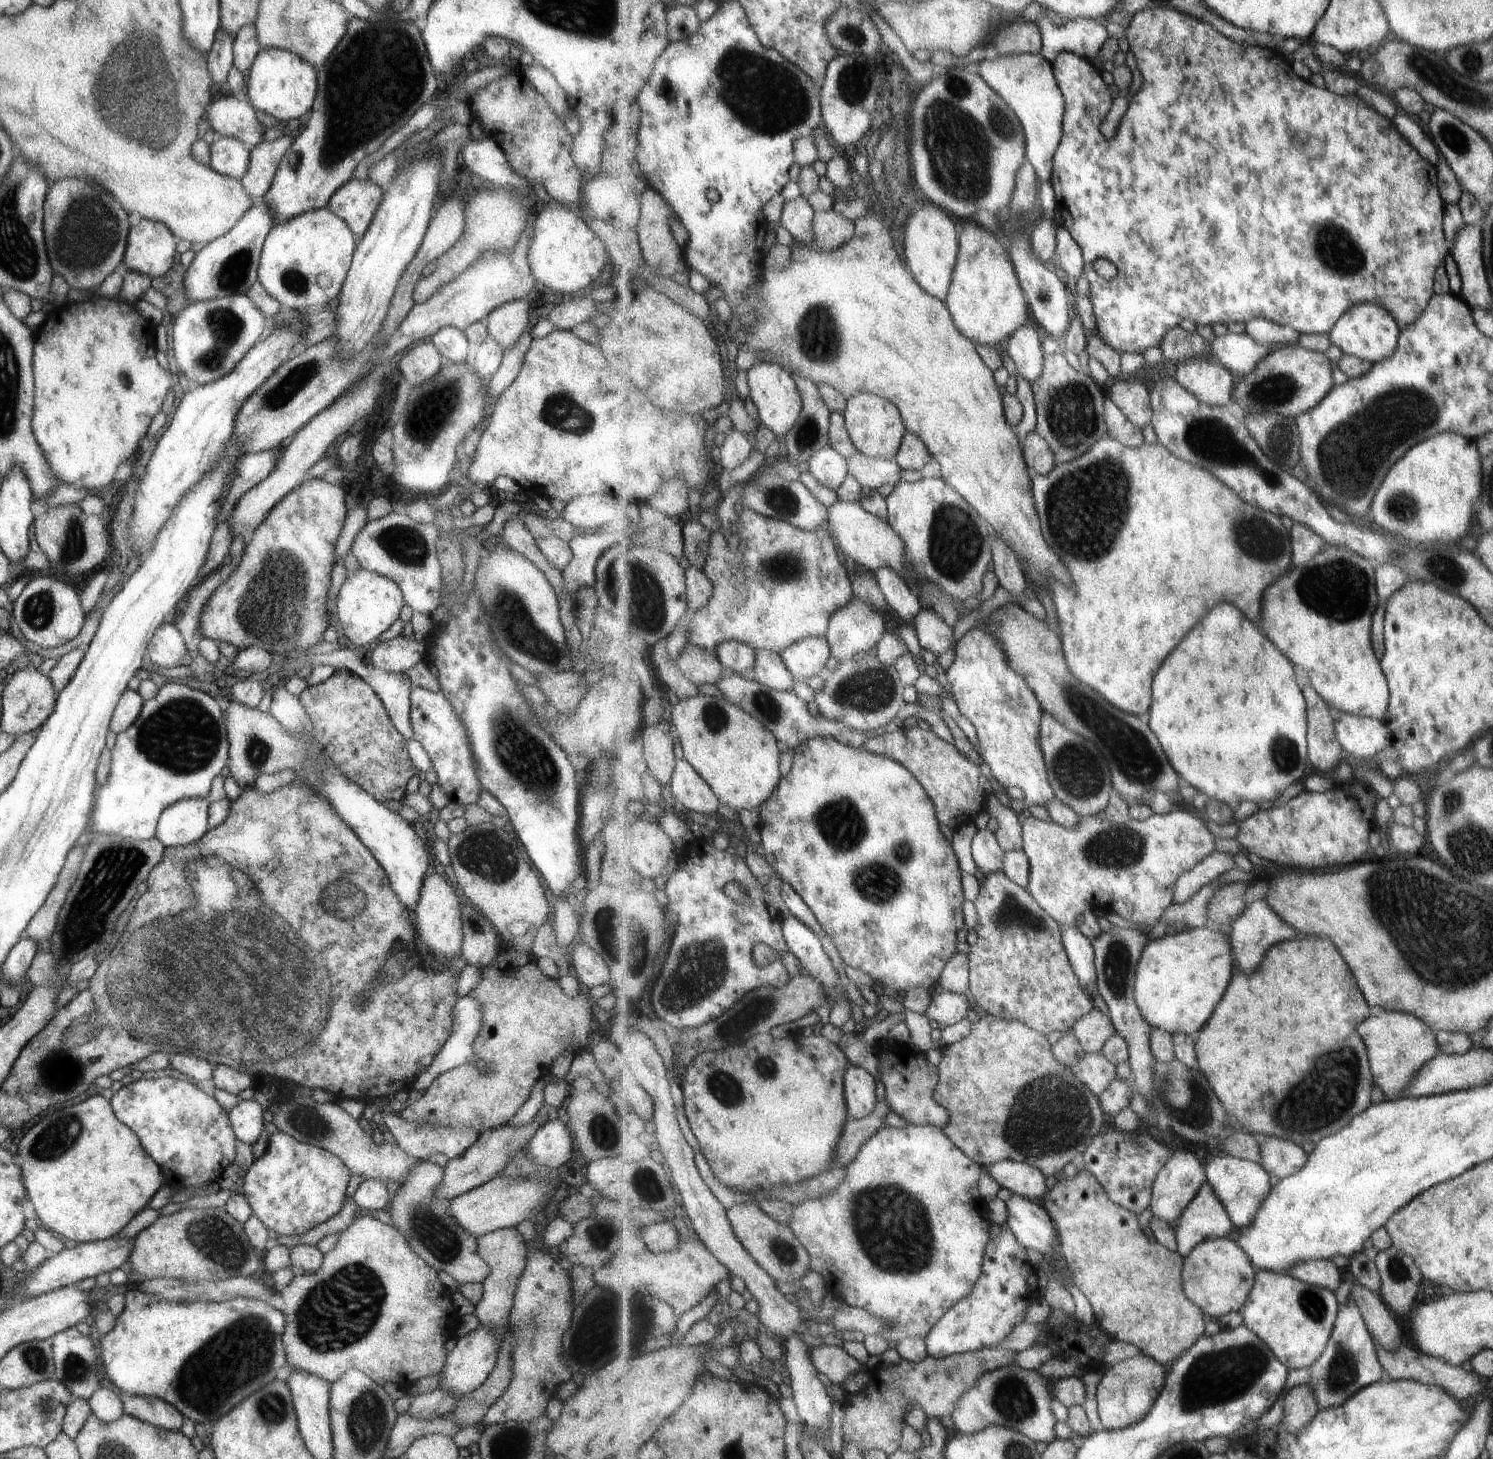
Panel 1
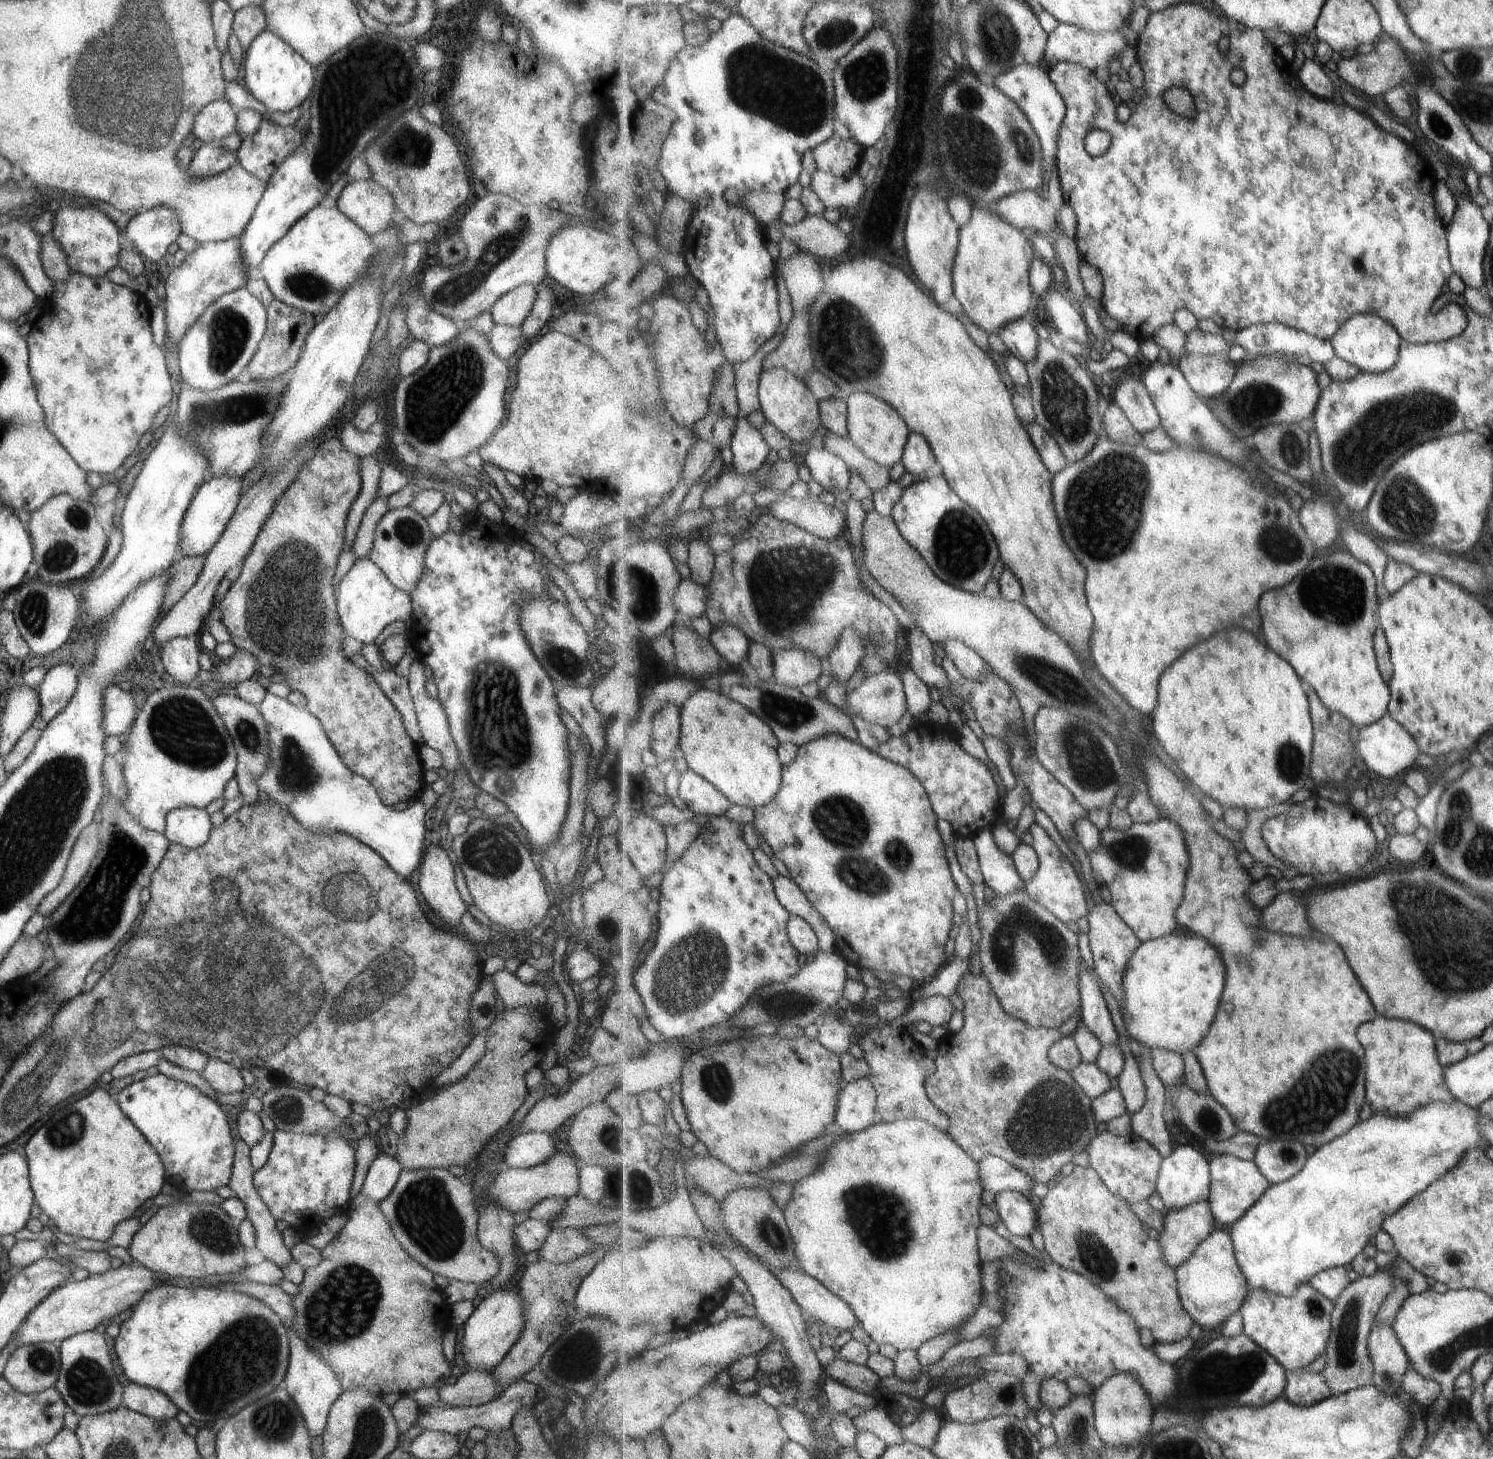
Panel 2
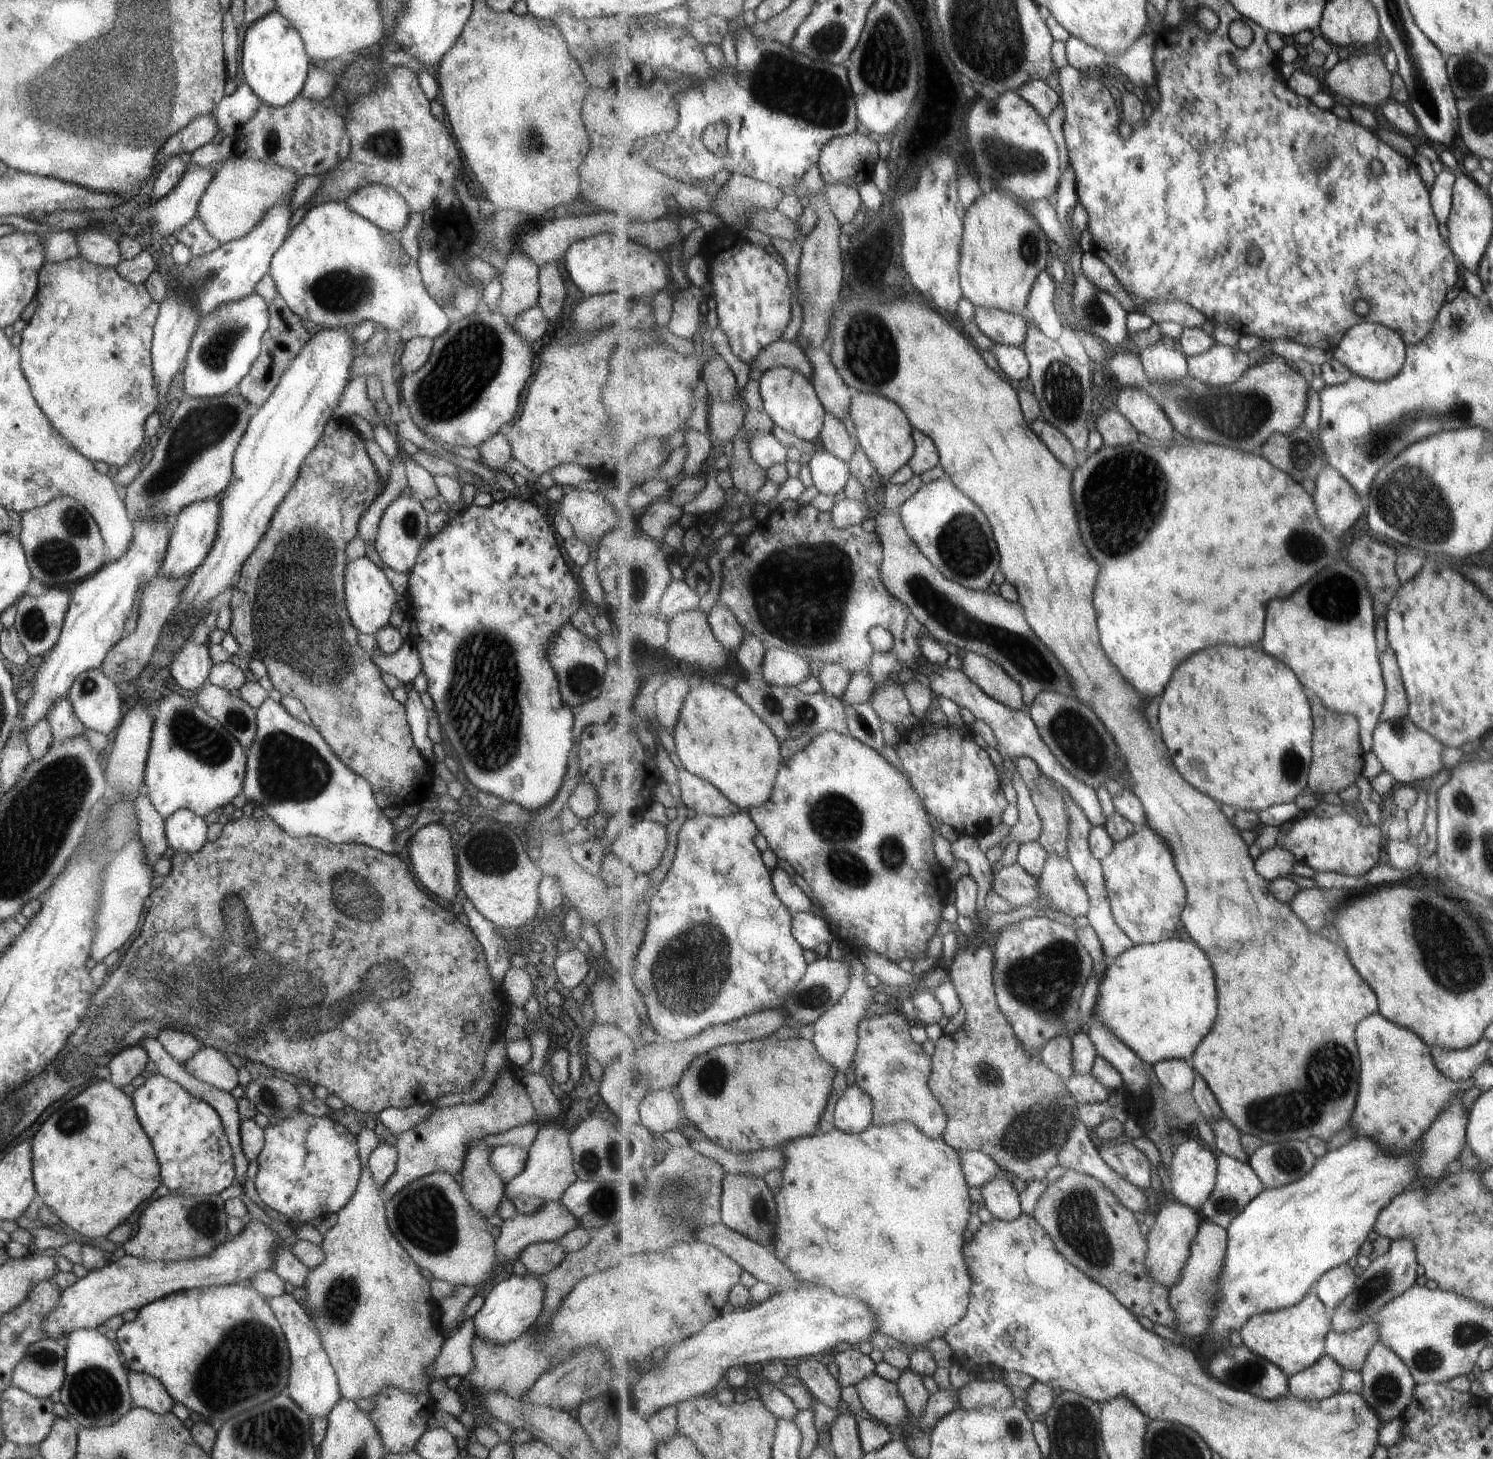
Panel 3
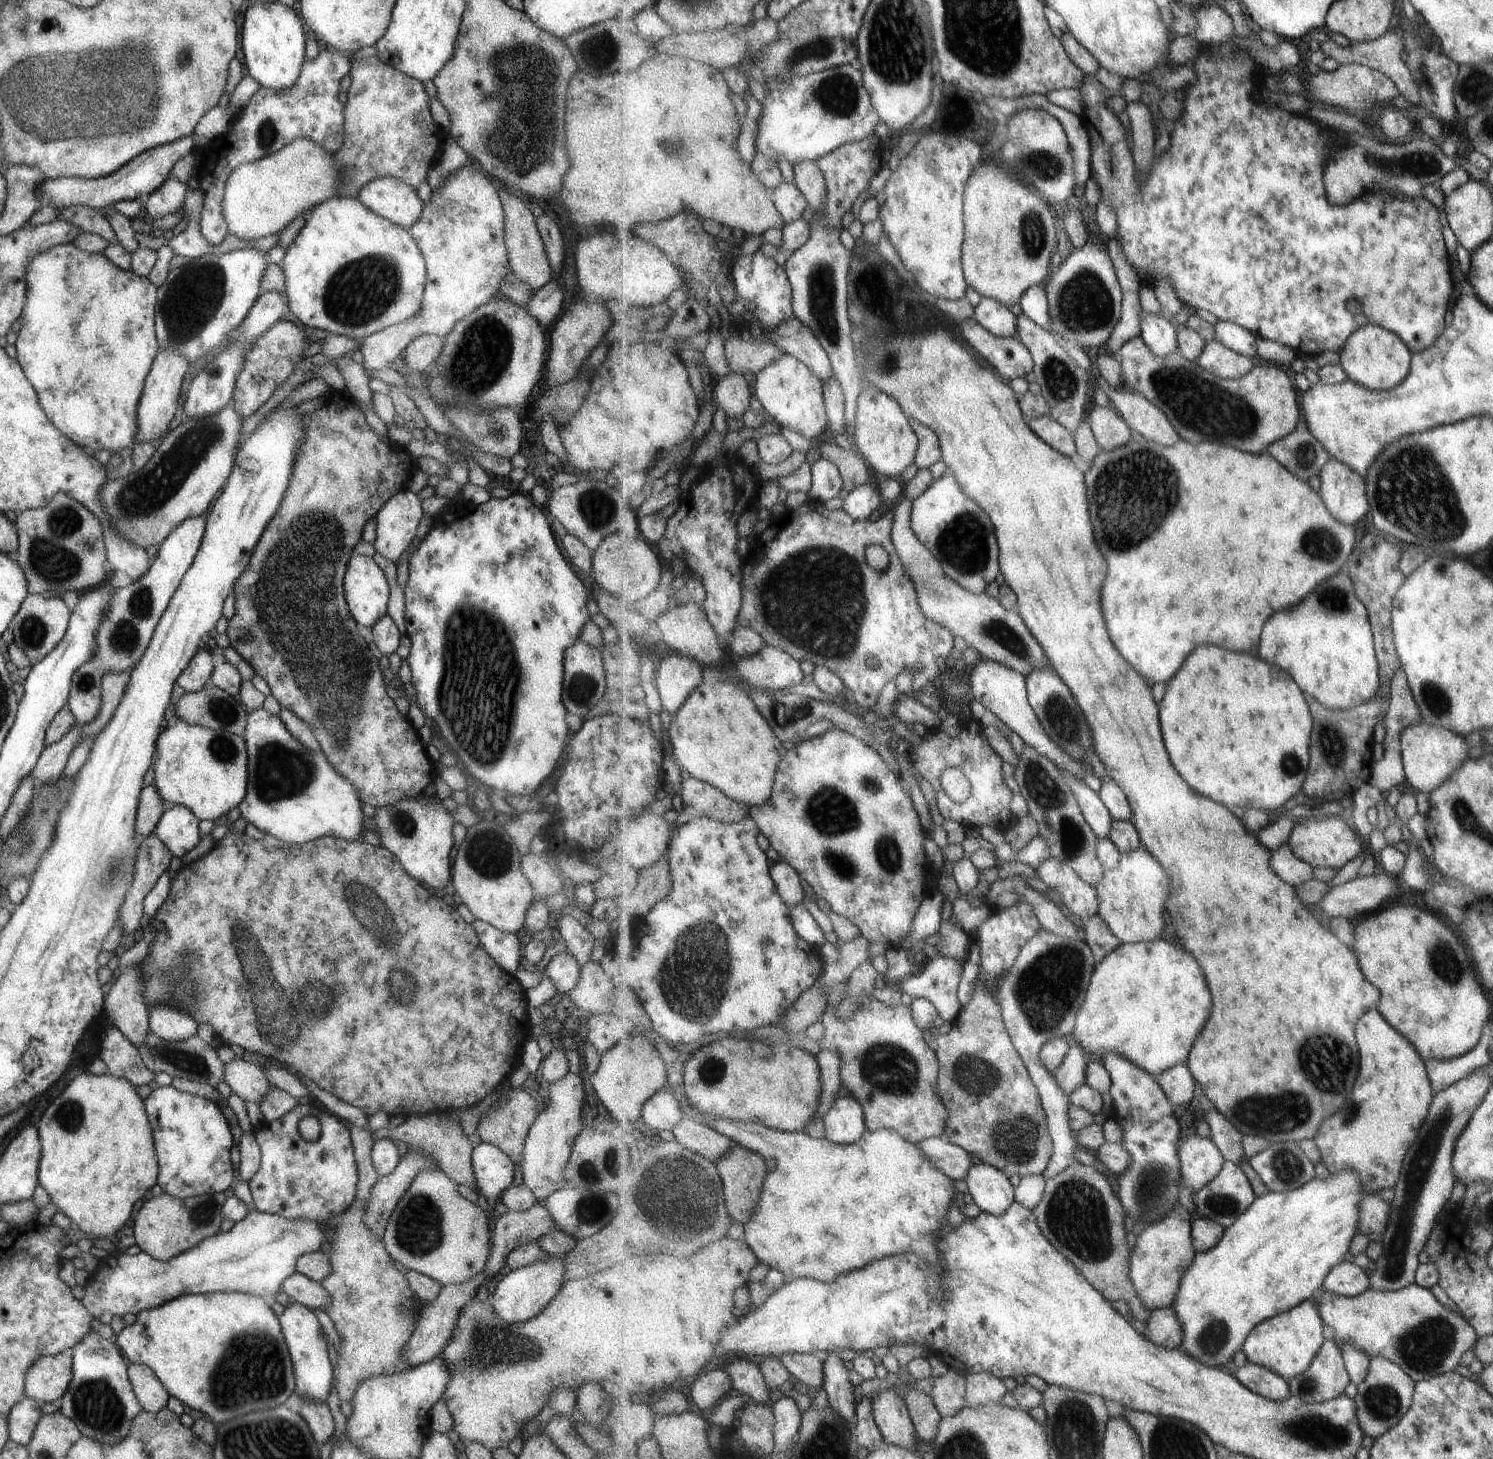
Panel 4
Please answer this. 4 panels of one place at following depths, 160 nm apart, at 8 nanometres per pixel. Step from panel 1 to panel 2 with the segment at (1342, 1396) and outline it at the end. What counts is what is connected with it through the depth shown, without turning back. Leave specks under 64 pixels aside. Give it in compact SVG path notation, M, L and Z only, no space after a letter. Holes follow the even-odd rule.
M1397 1255L1396 1267L1392 1269L1379 1269L1375 1274L1361 1277L1353 1281L1345 1292L1335 1302L1332 1314L1332 1335L1328 1340L1325 1355L1328 1363L1322 1372L1332 1388L1334 1394L1343 1395L1349 1391L1373 1385L1374 1364L1368 1347L1370 1332L1380 1314L1384 1302L1398 1288L1396 1281L1402 1279L1410 1295L1422 1293L1430 1281L1412 1267L1403 1257Z

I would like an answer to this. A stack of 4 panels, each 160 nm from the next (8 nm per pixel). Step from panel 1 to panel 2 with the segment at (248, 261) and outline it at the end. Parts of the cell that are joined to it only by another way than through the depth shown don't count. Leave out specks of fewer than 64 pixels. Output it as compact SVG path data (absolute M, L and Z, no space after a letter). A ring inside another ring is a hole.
M240 235L226 241L198 244L194 251L191 251L183 258L180 265L174 266L171 272L168 273L164 283L164 342L175 345L177 348L181 337L214 300L217 300L217 298L226 292L239 288L247 280L246 267L242 262L242 256L238 248L239 237Z

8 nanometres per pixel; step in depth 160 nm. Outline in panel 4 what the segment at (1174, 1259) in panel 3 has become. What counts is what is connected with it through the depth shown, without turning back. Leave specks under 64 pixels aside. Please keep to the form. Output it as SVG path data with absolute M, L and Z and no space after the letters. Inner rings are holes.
M1171 1214L1159 1222L1147 1226L1138 1236L1131 1256L1130 1276L1140 1299L1151 1310L1171 1307L1180 1290L1184 1272L1196 1258L1192 1237L1192 1220L1182 1220Z

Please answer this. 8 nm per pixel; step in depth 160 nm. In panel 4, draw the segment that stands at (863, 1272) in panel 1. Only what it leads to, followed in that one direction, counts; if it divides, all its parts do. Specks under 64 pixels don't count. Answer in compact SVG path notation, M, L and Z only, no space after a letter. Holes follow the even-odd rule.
M677 1097L683 1112L688 1117L697 1119L708 1127L715 1129L719 1134L729 1137L734 1140L741 1147L748 1148L757 1154L760 1154L764 1158L775 1158L777 1160L777 1167L775 1171L768 1172L767 1178L764 1180L763 1187L760 1188L761 1200L759 1207L756 1208L755 1215L752 1216L750 1221L744 1224L745 1238L747 1244L754 1250L760 1260L770 1264L775 1270L780 1270L785 1276L786 1281L793 1279L800 1279L801 1277L811 1277L812 1279L829 1282L838 1278L839 1275L845 1273L861 1270L865 1265L876 1261L877 1259L883 1259L889 1255L903 1255L905 1253L917 1253L922 1259L926 1260L934 1269L939 1270L944 1267L944 1258L939 1252L939 1242L935 1232L939 1228L945 1228L943 1225L945 1220L945 1214L947 1214L947 1208L949 1204L955 1201L957 1190L953 1179L949 1178L943 1171L939 1170L936 1165L932 1163L924 1155L924 1152L917 1146L917 1144L901 1136L896 1130L893 1129L877 1129L875 1131L865 1131L865 1134L856 1142L850 1145L838 1145L829 1139L816 1139L813 1138L805 1131L799 1131L796 1133L783 1132L775 1130L770 1126L765 1126L761 1123L739 1123L734 1120L729 1120L721 1117L706 1117L706 1114L701 1114L694 1106L689 1102L689 1099L684 1097Z

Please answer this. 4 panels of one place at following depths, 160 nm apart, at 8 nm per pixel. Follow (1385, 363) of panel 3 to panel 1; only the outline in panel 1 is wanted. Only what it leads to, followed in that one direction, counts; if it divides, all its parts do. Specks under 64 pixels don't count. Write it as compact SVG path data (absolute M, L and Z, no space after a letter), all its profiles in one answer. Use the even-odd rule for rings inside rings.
M1363 303L1348 310L1329 334L1331 344L1338 346L1345 354L1359 357L1373 364L1391 358L1397 350L1402 330L1396 318L1385 308L1373 303Z

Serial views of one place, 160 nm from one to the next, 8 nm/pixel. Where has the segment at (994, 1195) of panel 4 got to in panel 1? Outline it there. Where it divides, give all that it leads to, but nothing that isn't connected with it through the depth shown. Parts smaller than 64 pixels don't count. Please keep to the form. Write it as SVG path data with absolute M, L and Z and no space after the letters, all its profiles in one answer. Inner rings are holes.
M1013 1194L1006 1200L1006 1204L1008 1219L1005 1224L1026 1249L1036 1250L1049 1259L1059 1236L1045 1207L1037 1200Z

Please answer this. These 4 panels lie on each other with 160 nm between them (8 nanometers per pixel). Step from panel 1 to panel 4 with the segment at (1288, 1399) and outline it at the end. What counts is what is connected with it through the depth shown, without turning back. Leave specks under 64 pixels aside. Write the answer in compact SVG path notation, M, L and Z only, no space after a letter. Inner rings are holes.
M1329 1336L1308 1370L1288 1381L1292 1395L1308 1403L1339 1398L1346 1394L1346 1388L1352 1384L1344 1353Z

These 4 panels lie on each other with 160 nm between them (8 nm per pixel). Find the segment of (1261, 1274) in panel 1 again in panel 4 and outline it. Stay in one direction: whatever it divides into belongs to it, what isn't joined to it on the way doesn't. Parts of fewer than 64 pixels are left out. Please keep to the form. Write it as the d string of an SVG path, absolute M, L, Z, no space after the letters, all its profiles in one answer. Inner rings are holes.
M1309 1299L1296 1306L1292 1311L1281 1313L1259 1324L1249 1334L1243 1351L1247 1355L1248 1361L1263 1365L1287 1380L1295 1379L1296 1376L1302 1375L1308 1370L1328 1336L1327 1326L1315 1300Z

